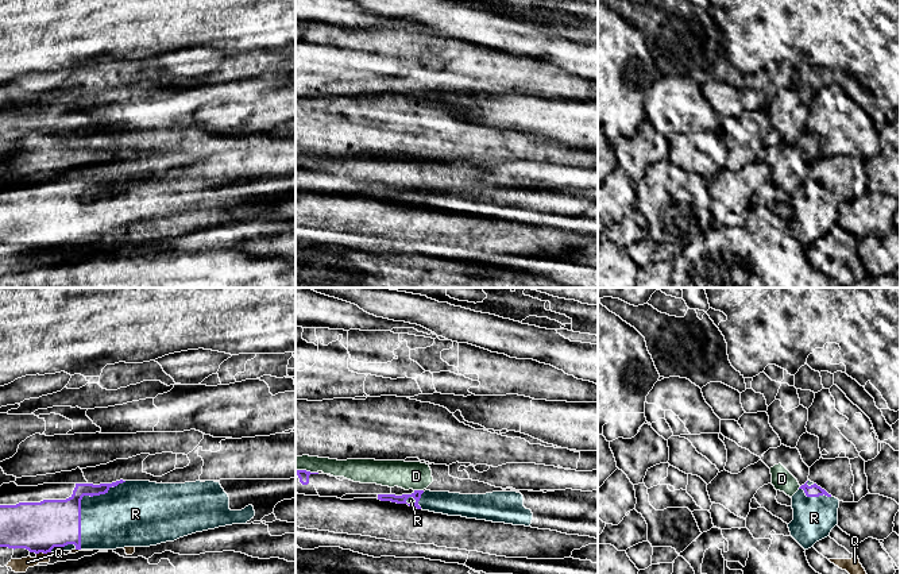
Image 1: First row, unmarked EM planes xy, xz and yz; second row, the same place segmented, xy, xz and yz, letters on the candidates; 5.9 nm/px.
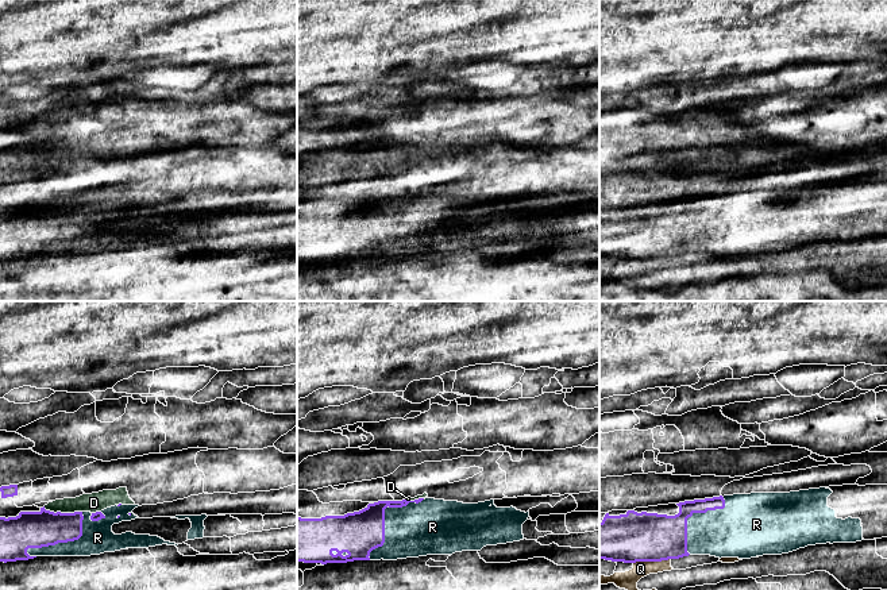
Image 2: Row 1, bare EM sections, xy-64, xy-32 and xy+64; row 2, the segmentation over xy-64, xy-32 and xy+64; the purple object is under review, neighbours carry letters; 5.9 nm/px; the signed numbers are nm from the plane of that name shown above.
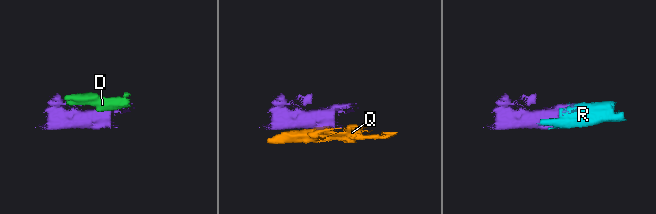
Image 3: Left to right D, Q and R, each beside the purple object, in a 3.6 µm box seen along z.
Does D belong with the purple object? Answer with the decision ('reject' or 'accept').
reject

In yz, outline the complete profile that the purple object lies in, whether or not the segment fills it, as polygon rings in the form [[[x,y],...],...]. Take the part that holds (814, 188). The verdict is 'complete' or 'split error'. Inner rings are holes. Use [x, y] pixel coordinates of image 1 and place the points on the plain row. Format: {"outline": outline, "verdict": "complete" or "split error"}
{"outline": [[[810,177],[791,194],[793,217],[788,221],[791,234],[804,246],[827,234],[838,221],[839,197]]], "verdict": "split error"}

